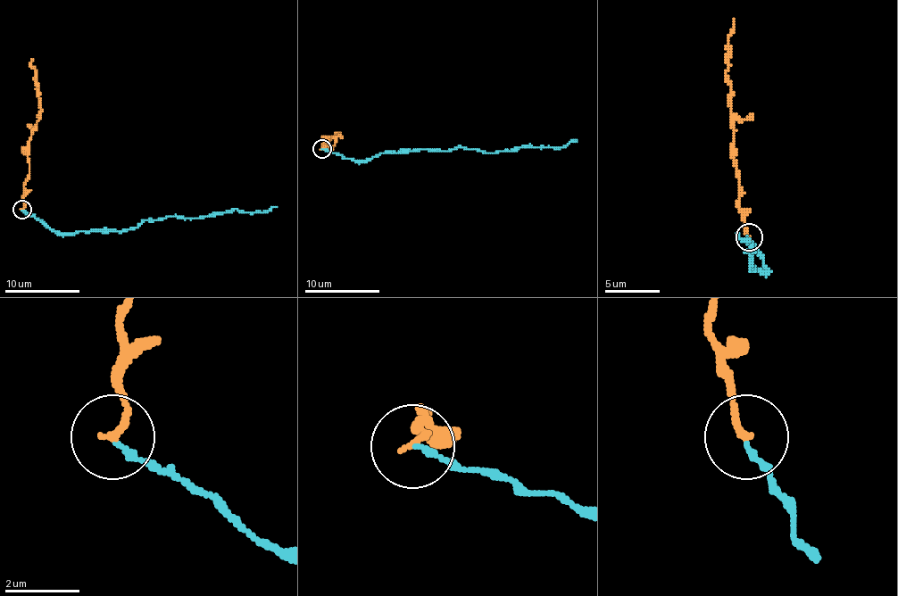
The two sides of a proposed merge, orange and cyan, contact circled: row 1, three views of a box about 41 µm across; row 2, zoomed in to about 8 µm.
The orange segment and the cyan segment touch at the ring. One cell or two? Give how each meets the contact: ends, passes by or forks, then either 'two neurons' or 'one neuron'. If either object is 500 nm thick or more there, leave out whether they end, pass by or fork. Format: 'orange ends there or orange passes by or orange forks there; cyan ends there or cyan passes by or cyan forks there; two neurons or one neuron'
orange ends there; cyan ends there; two neurons

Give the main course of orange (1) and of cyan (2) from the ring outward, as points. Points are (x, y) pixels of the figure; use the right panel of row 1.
1: (750, 236), (739, 206), (730, 92), (725, 70), (727, 35), (734, 27), (734, 19)
2: (750, 239), (766, 271), (750, 269), (752, 252), (747, 250), (755, 250), (747, 236), (747, 242), (736, 234)

